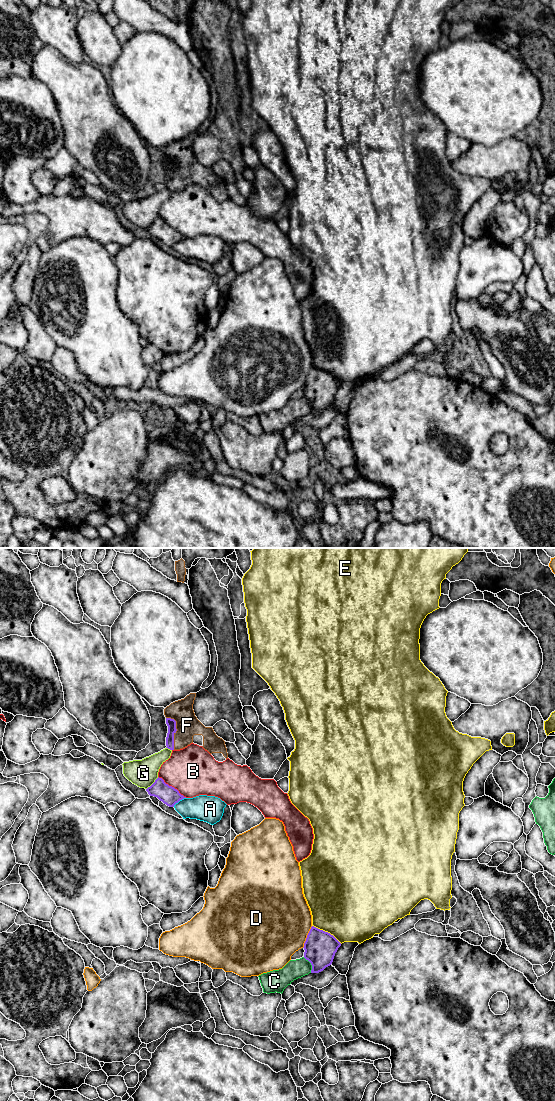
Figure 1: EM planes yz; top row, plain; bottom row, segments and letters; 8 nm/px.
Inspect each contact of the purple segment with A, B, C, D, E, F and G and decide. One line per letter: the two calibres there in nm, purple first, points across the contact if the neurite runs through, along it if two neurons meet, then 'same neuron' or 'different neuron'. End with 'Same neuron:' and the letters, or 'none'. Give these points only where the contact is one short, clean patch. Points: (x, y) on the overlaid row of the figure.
A: 150 nm thick on the purple side, 220 nm on the other; different neuron
B: 150 nm thick on the purple side, 400 nm on the other; different neuron
C: 260 nm thick on the purple side, 160 nm on the other; different neuron
D: 260 nm thick on the purple side, 480 nm on the other; different neuron
E: 260 nm thick on the purple side, 500 nm on the other; different neuron
F: 80 nm thick on the purple side, 190 nm on the other; same neuron
G: 150 nm thick on the purple side, 220 nm on the other; different neuron
Same neuron: F

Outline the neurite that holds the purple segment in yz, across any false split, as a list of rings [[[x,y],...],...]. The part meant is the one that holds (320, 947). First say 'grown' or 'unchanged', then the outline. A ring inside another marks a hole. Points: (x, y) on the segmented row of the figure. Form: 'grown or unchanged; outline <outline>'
unchanged; outline [[[311,927],[304,943],[304,958],[312,965],[311,973],[319,973],[333,962],[341,943],[330,933]]]

